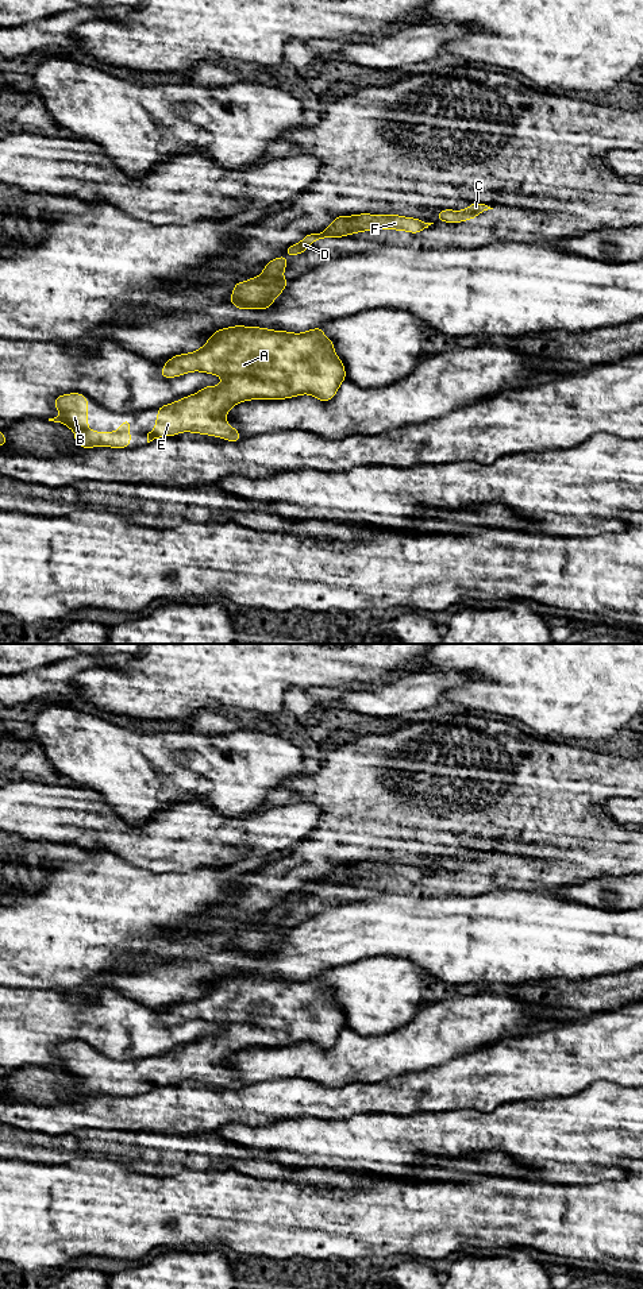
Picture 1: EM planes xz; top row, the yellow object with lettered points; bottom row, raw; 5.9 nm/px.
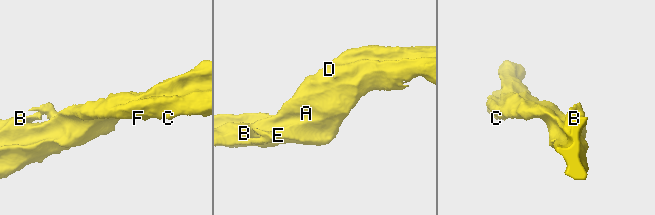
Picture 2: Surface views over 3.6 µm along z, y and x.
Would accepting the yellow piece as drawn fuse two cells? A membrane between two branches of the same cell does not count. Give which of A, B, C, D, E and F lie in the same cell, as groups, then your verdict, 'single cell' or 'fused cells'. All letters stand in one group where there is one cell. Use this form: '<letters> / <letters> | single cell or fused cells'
A B C D E F | single cell

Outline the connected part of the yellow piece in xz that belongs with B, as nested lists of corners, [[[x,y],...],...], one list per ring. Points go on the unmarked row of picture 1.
[[[78,1041],[57,1043],[53,1053],[61,1060],[59,1065],[49,1069],[62,1070],[74,1078],[74,1091],[82,1096],[112,1095],[127,1096],[131,1091],[130,1066],[126,1065],[116,1080],[93,1080],[88,1077],[88,1045]]]

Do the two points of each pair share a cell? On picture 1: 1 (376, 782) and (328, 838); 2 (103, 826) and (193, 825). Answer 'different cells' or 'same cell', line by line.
1: same cell
2: same cell

